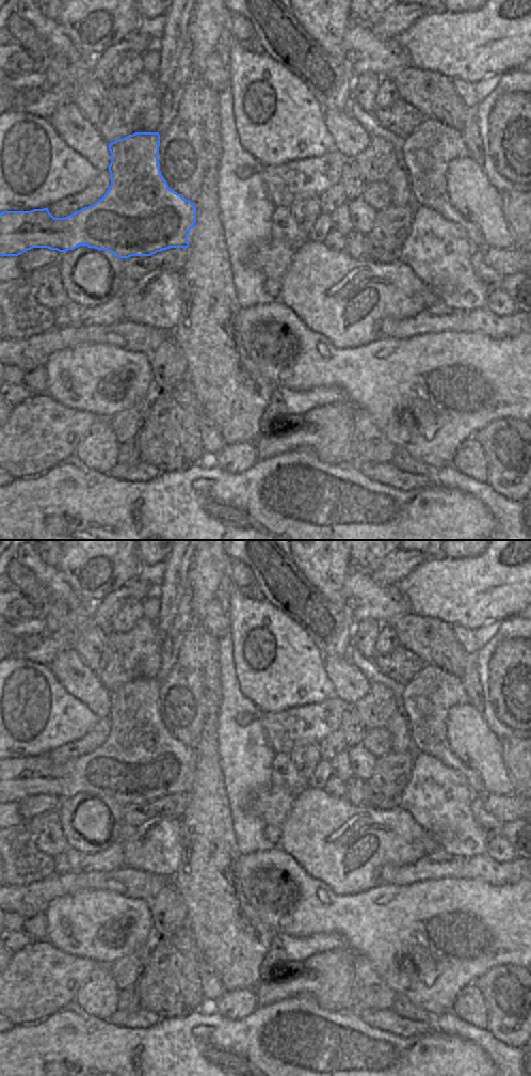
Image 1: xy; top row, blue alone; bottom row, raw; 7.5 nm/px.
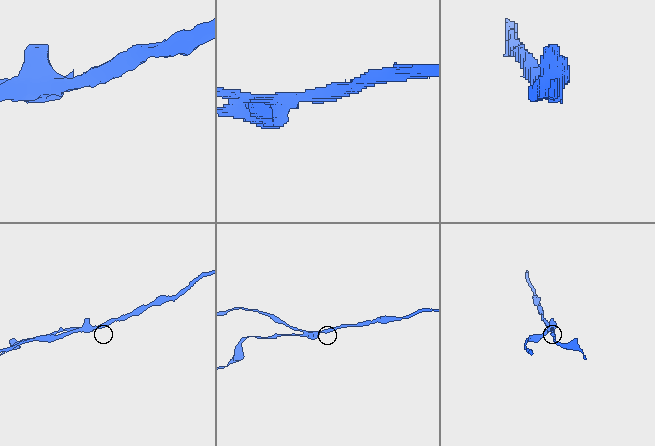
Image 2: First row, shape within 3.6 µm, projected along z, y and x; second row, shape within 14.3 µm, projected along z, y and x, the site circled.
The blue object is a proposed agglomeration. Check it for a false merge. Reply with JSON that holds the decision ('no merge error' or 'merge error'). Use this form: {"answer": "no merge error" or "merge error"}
{"answer": "merge error"}

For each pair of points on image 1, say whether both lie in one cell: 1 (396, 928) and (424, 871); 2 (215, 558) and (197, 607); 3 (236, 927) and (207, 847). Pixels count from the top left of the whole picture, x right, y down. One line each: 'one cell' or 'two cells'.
1: two cells
2: one cell
3: one cell

